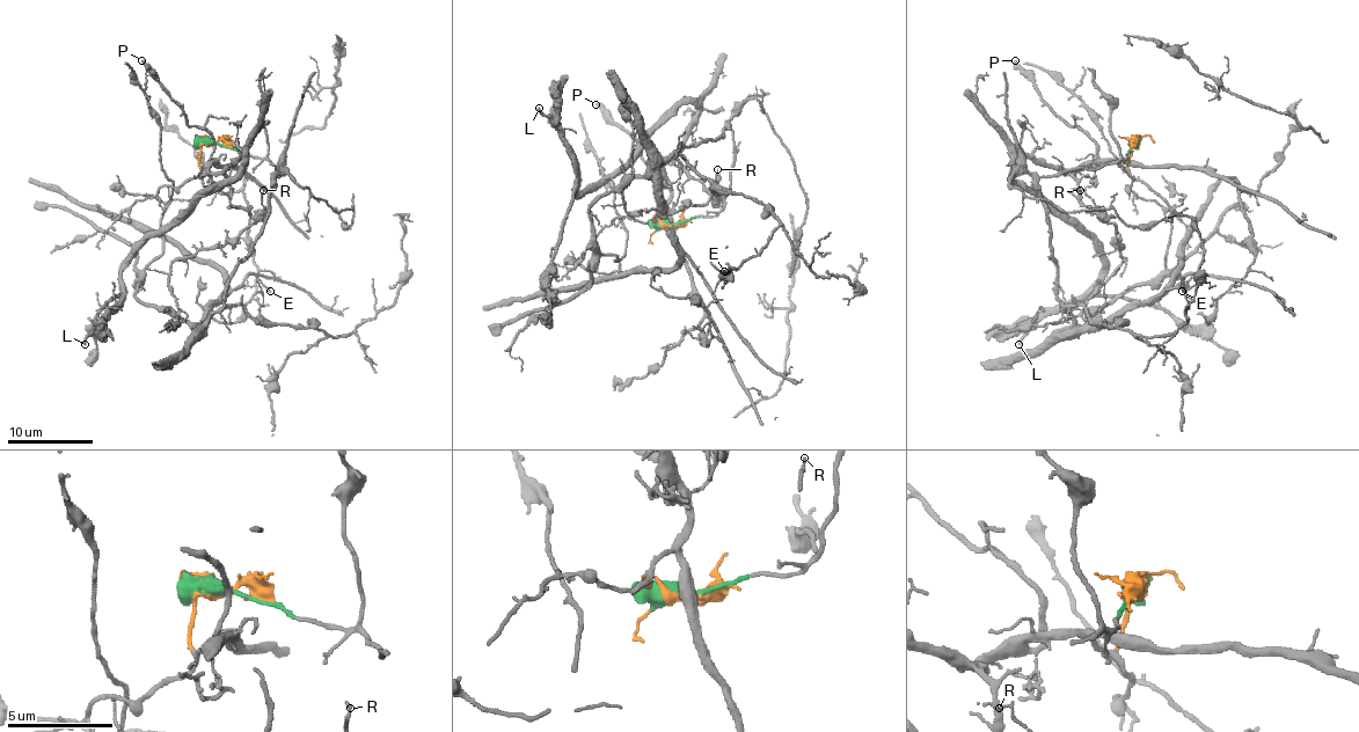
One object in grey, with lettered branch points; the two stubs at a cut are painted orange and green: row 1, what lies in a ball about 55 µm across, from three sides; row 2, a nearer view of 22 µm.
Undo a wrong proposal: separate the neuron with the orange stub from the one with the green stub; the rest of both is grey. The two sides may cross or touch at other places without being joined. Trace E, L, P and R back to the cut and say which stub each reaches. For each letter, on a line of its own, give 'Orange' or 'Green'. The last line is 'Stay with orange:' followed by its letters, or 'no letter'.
E: Green
L: Orange
P: Orange
R: Orange
Stay with orange: L, P, R

